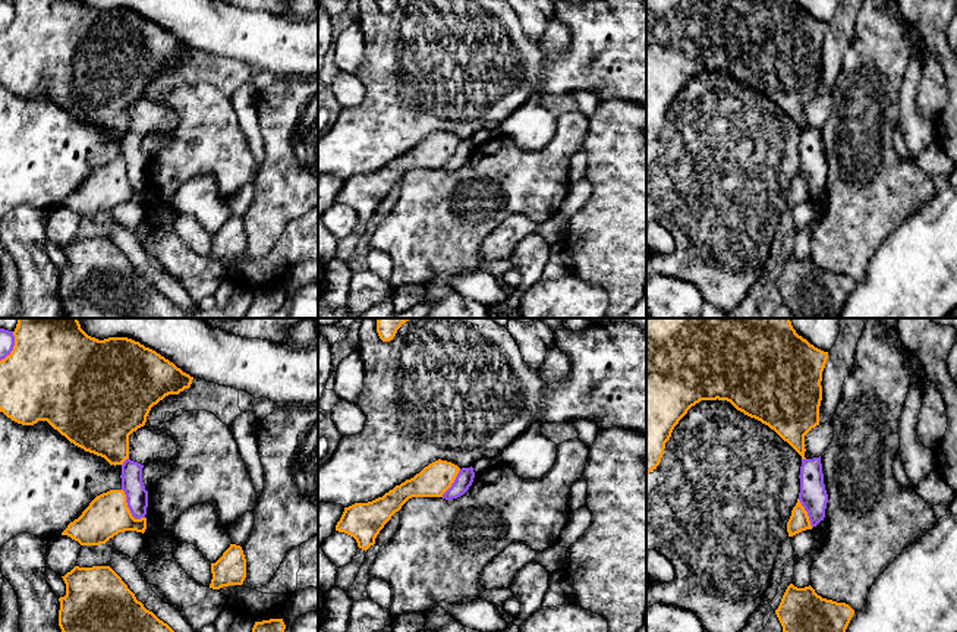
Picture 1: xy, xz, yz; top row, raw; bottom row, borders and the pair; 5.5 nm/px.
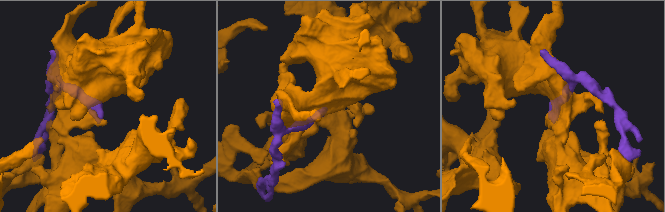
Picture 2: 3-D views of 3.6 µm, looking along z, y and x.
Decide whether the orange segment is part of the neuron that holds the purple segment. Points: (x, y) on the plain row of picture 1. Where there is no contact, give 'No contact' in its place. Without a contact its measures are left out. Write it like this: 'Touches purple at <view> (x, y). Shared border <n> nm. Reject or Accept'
Touches purple at xy (128, 178). Shared border 200 nm. Reject

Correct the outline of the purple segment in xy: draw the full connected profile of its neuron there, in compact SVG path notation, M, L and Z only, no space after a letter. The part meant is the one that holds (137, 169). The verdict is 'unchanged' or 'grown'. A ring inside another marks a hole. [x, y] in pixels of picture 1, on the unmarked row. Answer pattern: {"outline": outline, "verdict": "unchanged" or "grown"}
{"outline": "M126 131L122 136L122 161L126 166L128 179L135 191L145 189L148 179L148 163L142 154L144 136Z", "verdict": "unchanged"}

